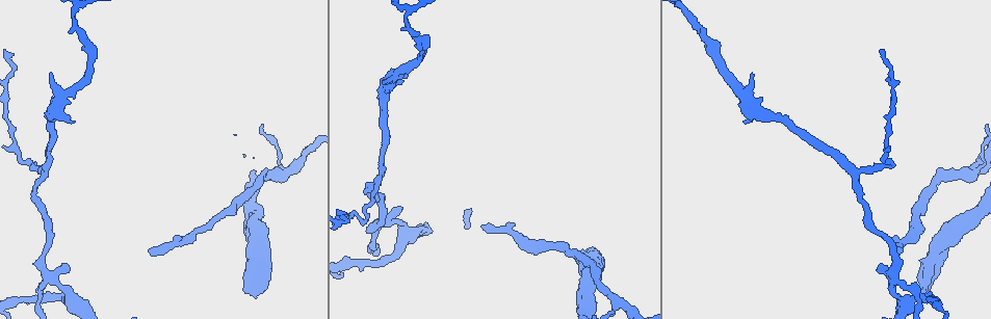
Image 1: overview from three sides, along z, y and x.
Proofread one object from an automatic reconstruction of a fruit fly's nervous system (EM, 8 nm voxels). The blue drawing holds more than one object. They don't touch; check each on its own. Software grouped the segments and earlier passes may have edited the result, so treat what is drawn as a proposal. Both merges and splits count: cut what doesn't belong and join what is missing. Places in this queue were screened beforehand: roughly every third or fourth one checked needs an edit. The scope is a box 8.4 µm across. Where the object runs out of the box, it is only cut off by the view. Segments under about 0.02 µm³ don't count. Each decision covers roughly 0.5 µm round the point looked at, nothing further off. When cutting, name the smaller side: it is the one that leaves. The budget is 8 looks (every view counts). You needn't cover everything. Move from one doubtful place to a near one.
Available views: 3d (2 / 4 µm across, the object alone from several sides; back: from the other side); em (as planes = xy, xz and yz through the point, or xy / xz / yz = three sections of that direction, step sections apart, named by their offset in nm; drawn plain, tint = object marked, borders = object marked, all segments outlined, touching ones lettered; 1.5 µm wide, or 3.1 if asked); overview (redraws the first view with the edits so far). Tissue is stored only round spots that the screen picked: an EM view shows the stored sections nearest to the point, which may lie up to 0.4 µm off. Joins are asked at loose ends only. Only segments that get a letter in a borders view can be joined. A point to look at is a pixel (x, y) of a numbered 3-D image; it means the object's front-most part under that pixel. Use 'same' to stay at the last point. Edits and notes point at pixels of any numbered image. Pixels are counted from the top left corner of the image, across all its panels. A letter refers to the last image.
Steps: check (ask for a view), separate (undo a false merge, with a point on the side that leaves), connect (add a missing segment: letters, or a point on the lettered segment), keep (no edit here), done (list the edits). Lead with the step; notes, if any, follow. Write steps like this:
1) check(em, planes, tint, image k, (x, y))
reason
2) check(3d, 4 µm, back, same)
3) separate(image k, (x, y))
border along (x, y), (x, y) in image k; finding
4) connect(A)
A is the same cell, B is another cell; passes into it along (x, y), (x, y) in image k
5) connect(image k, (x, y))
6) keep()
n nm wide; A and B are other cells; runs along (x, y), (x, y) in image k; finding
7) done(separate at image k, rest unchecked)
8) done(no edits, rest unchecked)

check(em, xz, step 4, tint, image 1, (408, 233))
abrupt turn

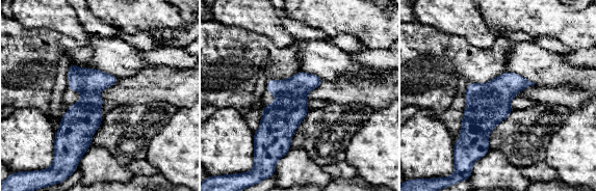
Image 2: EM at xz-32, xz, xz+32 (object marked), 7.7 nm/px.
check(em, planes, tint, same)
another direction

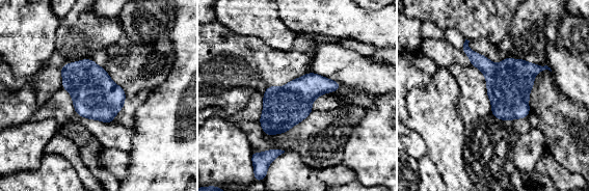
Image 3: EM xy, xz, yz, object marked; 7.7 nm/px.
check(em, planes, borders, same)

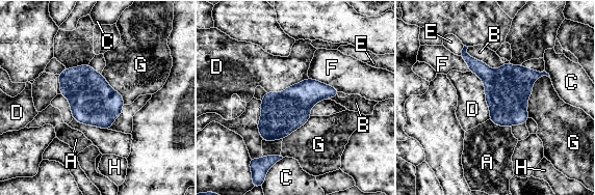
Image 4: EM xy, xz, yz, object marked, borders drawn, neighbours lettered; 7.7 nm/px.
keep()
300 nm wide; A, B, C, D, E, F, G and H are other cells; border along (469, 71), (484, 84), (490, 118) in image 4; all the same neuron

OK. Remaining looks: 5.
check(3d, 4 µm, image 1, (12, 299))
abrupt turn

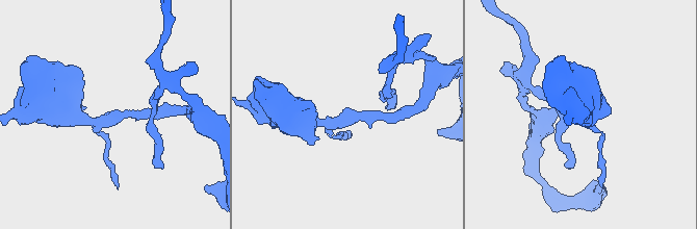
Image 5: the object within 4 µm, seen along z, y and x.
check(em, 3.1 µm, planes, borders, image 5, (114, 114))

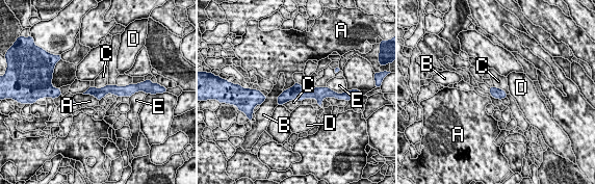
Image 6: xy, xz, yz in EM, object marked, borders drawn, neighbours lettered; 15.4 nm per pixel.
keep()
A, B, C, D and E are other cells; border along (301, 100), (288, 100), (282, 104) in image 6; one neuron here

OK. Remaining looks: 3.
check(3d, 4 µm, image 1, (243, 289))
stops while still wide

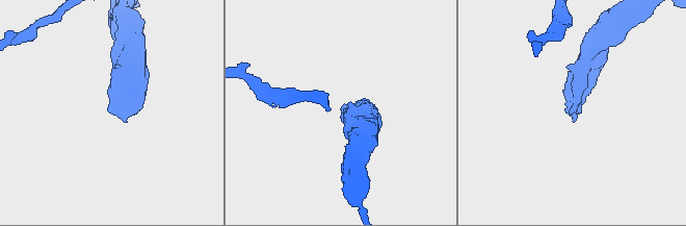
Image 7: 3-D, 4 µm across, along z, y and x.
check(em, xy, step 8, tint, image 7, (108, 111))
need the tissue

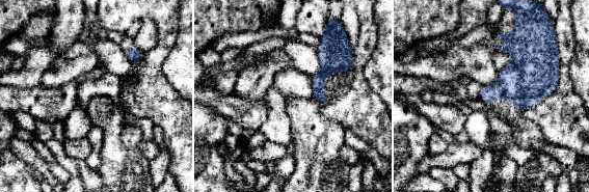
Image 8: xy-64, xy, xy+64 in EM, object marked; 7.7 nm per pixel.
check(em, xy, step 8, borders, same)

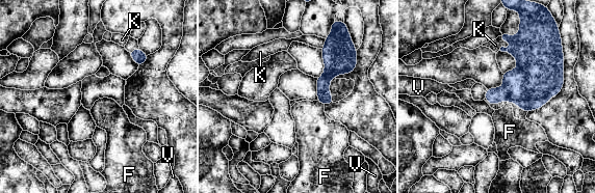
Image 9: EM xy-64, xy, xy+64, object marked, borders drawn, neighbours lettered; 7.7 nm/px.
connect(F)
F is the same cell, K and V are other cells; passes into it along (322, 83), (320, 102), (317, 134) in image 9; the neuron continues

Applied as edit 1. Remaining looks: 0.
done(connect at image 9, rest unchecked)

